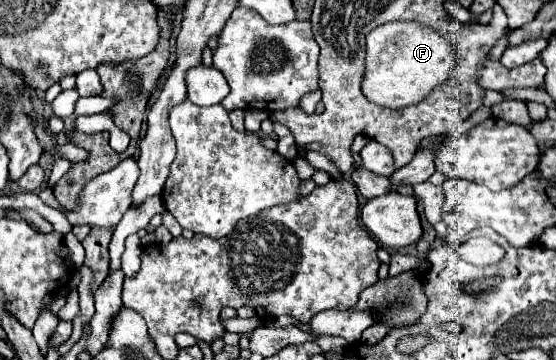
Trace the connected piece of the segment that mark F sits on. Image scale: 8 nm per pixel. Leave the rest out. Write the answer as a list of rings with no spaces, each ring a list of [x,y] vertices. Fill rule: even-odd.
[[[420,23],[380,25],[366,37],[366,75],[364,95],[378,105],[398,109],[422,101],[436,85],[444,83],[454,71],[454,49],[434,29]]]

